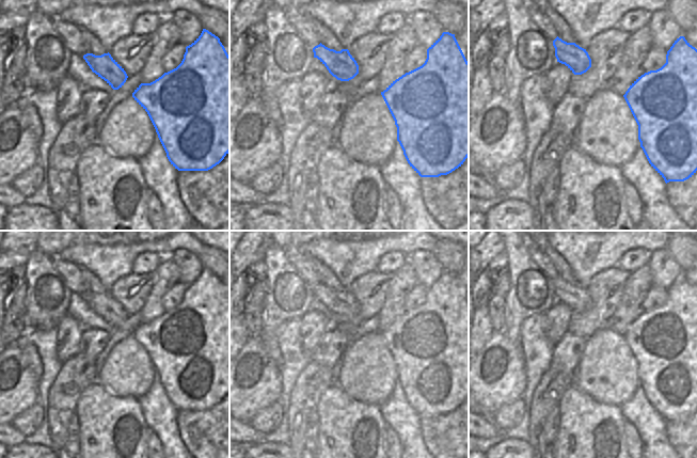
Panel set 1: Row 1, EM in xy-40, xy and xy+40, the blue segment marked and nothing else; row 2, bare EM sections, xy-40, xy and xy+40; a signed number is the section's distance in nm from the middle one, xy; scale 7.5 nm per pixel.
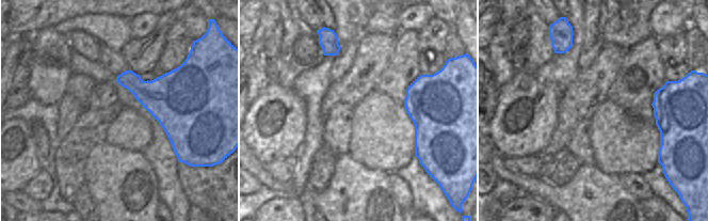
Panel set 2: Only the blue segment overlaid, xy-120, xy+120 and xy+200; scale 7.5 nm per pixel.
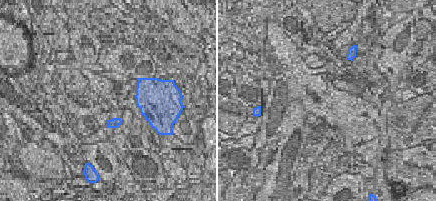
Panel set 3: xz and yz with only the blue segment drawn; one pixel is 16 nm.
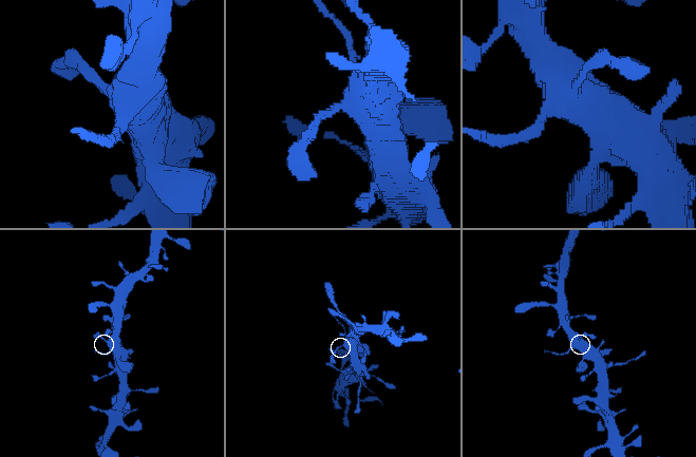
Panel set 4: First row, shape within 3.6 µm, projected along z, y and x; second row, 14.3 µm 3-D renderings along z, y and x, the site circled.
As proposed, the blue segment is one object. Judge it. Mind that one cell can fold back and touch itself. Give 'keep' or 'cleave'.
keep

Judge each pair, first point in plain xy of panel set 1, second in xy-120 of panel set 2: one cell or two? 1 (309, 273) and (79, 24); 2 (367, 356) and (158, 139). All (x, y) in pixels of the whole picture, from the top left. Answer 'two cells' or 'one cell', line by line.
1: two cells
2: two cells

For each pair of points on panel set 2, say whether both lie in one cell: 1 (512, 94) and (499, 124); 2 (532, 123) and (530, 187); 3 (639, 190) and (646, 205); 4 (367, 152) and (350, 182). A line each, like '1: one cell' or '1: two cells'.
1: one cell
2: two cells
3: two cells
4: two cells

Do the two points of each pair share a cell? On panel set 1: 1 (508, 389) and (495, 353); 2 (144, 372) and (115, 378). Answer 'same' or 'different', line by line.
1: same
2: same

